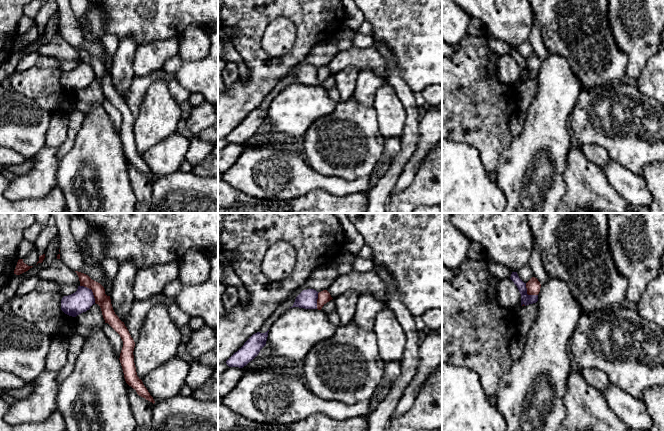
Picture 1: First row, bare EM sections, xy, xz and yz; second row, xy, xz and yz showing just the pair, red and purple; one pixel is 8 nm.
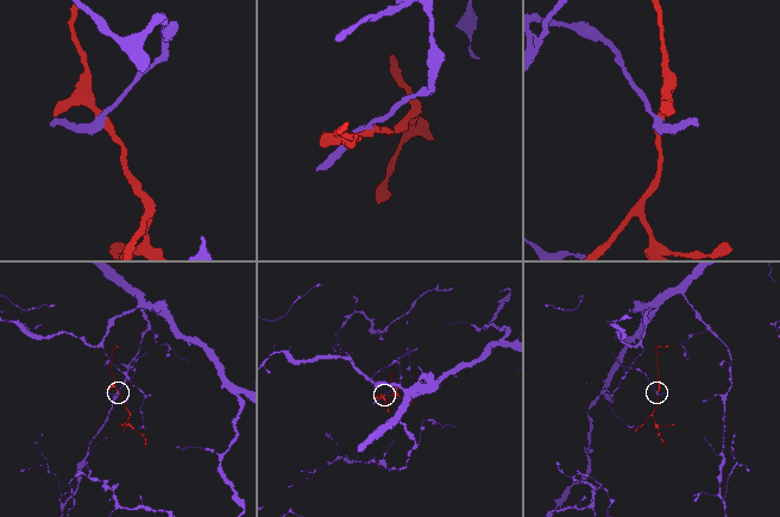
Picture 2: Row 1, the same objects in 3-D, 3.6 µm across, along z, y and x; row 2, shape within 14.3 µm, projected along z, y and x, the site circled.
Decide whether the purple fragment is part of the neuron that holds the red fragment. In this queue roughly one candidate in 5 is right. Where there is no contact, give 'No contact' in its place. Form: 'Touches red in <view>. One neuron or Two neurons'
Touches red in xy. Two neurons

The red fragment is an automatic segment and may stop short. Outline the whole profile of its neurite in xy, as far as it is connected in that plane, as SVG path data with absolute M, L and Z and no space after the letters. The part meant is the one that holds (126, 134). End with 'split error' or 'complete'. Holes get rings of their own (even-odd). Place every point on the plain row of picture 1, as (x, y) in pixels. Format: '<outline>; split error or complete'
M78 47L75 48L79 53L80 62L84 62L92 66L95 79L100 82L105 99L108 99L120 111L123 117L123 123L119 136L123 145L126 159L135 165L139 172L154 180L155 177L153 173L144 162L142 156L137 152L133 131L135 118L124 98L122 98L115 90L110 72L105 70L105 65L100 59L92 56L84 49Z; complete

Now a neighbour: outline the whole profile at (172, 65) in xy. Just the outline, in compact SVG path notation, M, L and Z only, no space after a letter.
M178 55L168 59L162 69L171 74L171 75L175 75L175 73L181 68L182 66L182 60L180 59L180 57Z

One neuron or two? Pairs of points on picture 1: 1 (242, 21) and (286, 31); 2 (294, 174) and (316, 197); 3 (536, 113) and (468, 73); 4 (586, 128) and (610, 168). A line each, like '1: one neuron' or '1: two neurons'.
1: two neurons
2: two neurons
3: two neurons
4: two neurons

